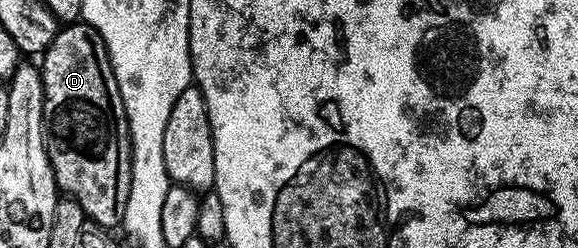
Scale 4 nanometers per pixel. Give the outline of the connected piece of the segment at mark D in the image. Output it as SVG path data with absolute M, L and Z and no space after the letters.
M66 24L58 31L51 46L45 49L39 67L45 99L41 115L41 126L45 129L45 154L49 157L58 189L77 200L96 227L113 230L125 219L127 194L131 190L131 150L127 114L123 110L123 98L115 82L107 46L90 24Z

